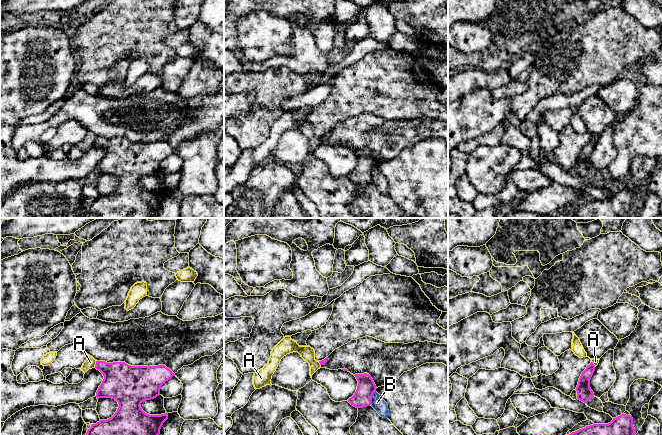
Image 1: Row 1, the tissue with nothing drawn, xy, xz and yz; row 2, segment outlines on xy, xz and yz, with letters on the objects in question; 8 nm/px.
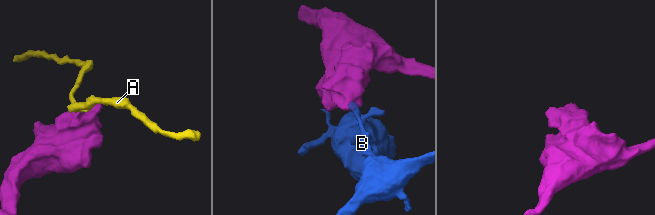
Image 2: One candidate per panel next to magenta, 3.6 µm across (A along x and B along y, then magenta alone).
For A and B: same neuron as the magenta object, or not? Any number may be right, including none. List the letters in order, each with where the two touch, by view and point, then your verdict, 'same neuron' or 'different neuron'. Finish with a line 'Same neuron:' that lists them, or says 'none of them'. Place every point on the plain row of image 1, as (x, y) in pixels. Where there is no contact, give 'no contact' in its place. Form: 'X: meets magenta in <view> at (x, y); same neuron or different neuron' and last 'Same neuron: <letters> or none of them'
A: meets magenta in xy at (96, 139); different neuron
B: meets magenta in xz at (371, 173); different neuron
Same neuron: none of them

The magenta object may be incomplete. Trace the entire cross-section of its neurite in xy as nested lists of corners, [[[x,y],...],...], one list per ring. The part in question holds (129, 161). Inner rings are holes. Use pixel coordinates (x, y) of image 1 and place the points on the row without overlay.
[[[96,137],[95,144],[104,152],[95,173],[115,175],[119,183],[111,194],[91,201],[87,206],[85,218],[154,218],[163,199],[168,195],[168,189],[149,191],[140,181],[143,177],[159,172],[161,162],[175,150],[165,141],[148,143],[131,142],[125,138]]]

